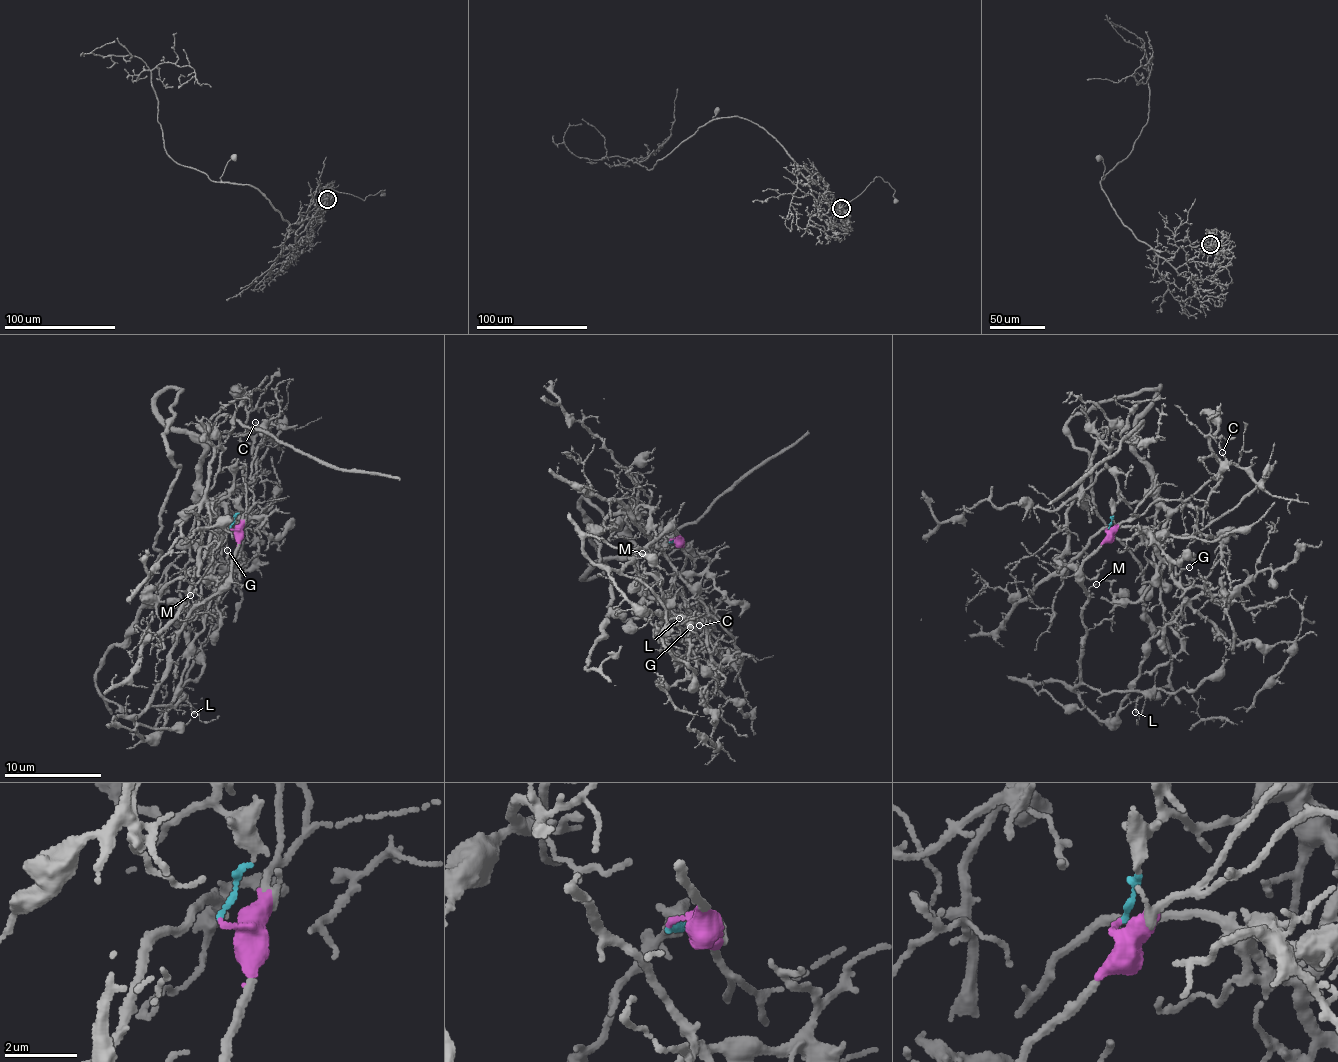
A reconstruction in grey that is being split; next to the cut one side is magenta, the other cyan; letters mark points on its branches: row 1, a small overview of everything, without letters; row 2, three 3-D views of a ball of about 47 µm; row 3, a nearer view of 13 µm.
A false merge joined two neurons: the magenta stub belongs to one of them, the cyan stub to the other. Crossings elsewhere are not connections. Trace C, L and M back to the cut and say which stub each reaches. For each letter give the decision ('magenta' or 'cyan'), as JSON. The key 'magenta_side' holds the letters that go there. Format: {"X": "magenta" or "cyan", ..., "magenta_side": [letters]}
{"C": "magenta", "L": "magenta", "M": "magenta", "magenta_side": ["C", "L", "M"]}

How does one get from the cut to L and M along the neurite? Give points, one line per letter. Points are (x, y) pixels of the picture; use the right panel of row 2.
L: (1107, 529), (1096, 552), (1083, 563), (1078, 581), (1087, 600), (1081, 680), (1103, 694), (1140, 691), (1135, 713)
M: (1107, 529), (1096, 552), (1083, 563), (1078, 581), (1086, 593), (1097, 584)

